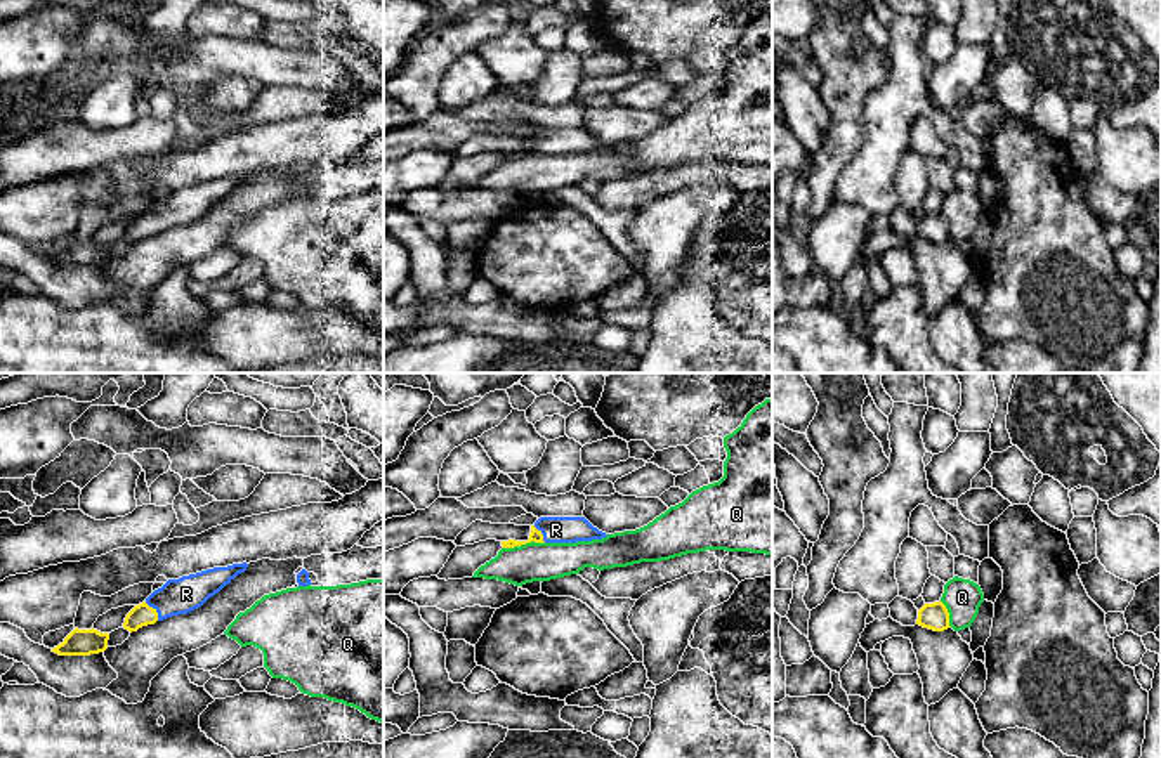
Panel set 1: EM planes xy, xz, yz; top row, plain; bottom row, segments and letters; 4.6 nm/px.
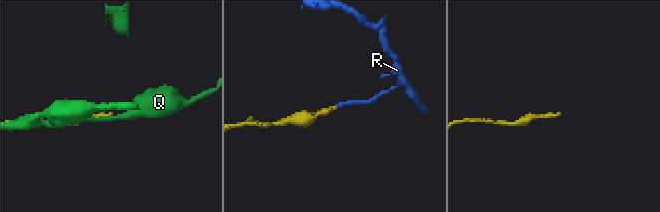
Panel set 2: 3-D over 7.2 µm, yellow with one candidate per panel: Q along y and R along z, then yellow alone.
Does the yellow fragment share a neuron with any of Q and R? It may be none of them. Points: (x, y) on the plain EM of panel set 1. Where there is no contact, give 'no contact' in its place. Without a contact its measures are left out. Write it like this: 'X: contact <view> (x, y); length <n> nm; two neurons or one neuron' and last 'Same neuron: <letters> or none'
Q: contact xz (523, 155); length 190 nm; two neurons
R: contact xy (155, 222); length 110 nm; one neuron
Same neuron: R

